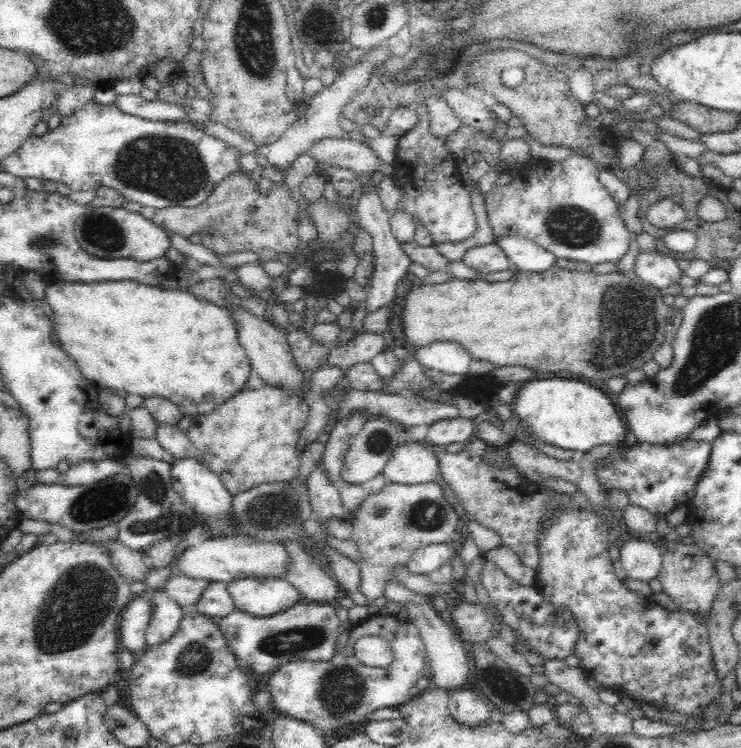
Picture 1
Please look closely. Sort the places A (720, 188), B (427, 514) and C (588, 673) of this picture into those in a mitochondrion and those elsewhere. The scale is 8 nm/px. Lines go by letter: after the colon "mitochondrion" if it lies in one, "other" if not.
A: other
B: mitochondrion
C: other

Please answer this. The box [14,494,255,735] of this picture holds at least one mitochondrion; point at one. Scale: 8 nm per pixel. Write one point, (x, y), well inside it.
(82, 598)

